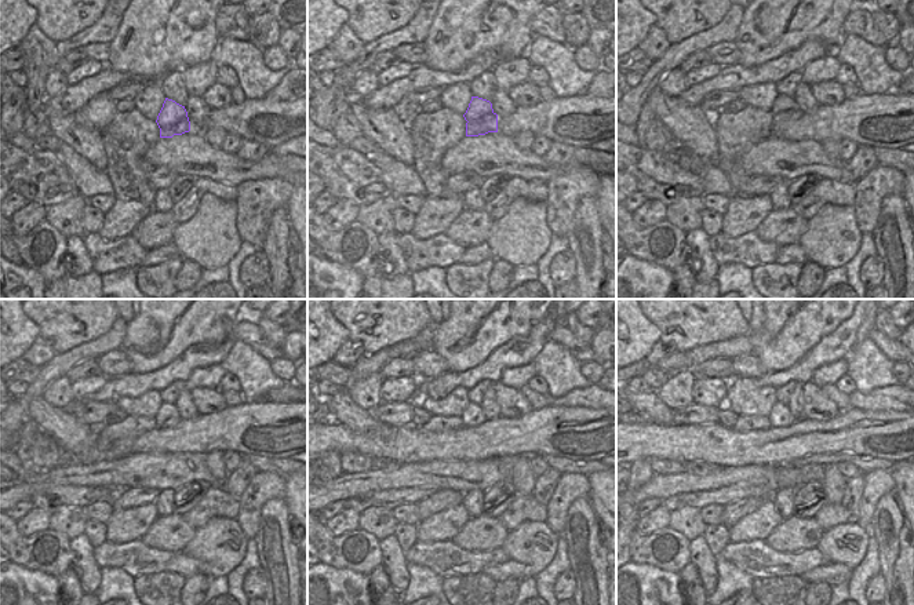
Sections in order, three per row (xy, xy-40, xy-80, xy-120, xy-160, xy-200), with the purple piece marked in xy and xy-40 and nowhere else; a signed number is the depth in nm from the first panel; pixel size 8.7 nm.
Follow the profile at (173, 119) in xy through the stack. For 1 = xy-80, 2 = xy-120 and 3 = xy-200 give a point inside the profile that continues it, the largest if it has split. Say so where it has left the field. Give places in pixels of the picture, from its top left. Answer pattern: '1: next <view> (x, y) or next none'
1: next xy-80 (785, 108)
2: next xy-120 (167, 416)
3: next xy-200 (780, 416)

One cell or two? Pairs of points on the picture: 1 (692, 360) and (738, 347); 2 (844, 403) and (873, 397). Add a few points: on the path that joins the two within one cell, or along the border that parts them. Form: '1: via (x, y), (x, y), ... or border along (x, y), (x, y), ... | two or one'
1: via (703, 353), (727, 349) | one
2: border along (848, 396), (851, 407) | two

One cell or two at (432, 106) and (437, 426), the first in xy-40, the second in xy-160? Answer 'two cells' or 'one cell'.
two cells

